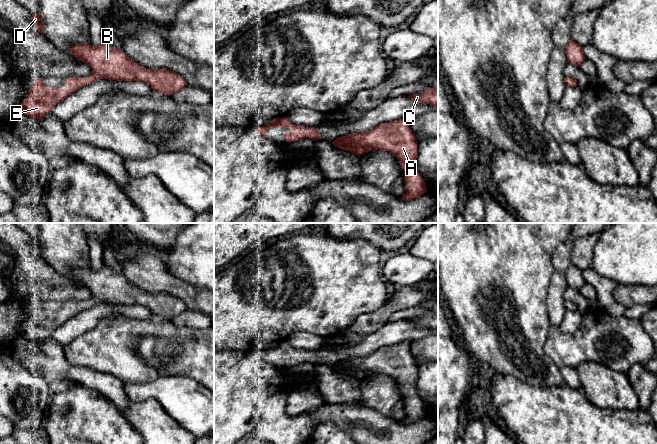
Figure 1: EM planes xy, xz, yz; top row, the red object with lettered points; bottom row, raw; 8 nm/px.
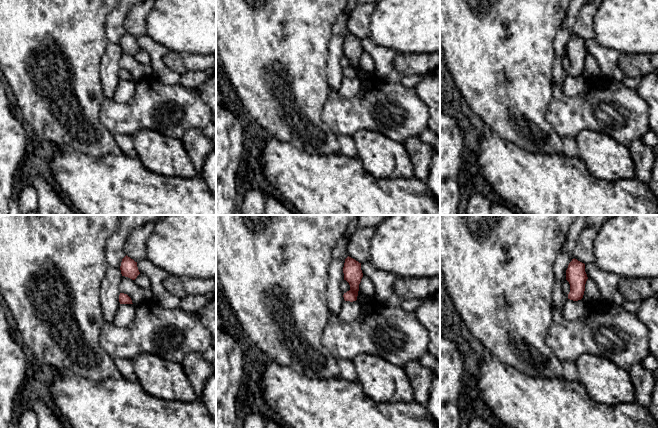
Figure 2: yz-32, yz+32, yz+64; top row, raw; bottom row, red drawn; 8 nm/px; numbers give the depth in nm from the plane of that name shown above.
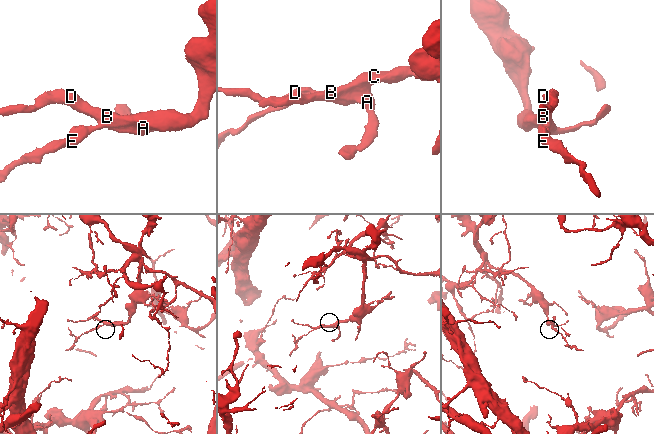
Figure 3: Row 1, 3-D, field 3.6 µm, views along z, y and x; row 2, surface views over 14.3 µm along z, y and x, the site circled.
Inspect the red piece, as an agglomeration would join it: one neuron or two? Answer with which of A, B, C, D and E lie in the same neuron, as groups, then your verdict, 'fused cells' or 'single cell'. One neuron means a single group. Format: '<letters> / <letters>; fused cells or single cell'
A B C D E; single cell

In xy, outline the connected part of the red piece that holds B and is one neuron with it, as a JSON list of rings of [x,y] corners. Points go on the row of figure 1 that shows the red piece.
[[[105,41],[99,46],[92,46],[90,42],[79,43],[71,46],[70,51],[71,55],[91,67],[92,74],[83,78],[67,77],[64,82],[66,82],[68,86],[63,89],[46,86],[41,79],[34,80],[26,99],[21,104],[21,113],[34,119],[43,119],[58,103],[62,102],[70,94],[100,79],[145,82],[150,85],[154,91],[168,96],[183,89],[187,85],[186,80],[180,74],[167,69],[147,69],[137,62],[132,61],[123,53],[122,49],[118,50]]]

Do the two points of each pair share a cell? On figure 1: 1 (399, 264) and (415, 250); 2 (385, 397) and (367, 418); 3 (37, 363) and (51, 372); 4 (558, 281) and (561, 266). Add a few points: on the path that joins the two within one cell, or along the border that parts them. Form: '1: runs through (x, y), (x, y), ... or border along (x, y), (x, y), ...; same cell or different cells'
1: border along (409, 252), (427, 260); different cells
2: border along (364, 406), (373, 408), (396, 420); different cells
3: runs through (40, 364), (43, 364), (48, 369); same cell
4: border along (554, 270), (565, 273); different cells

